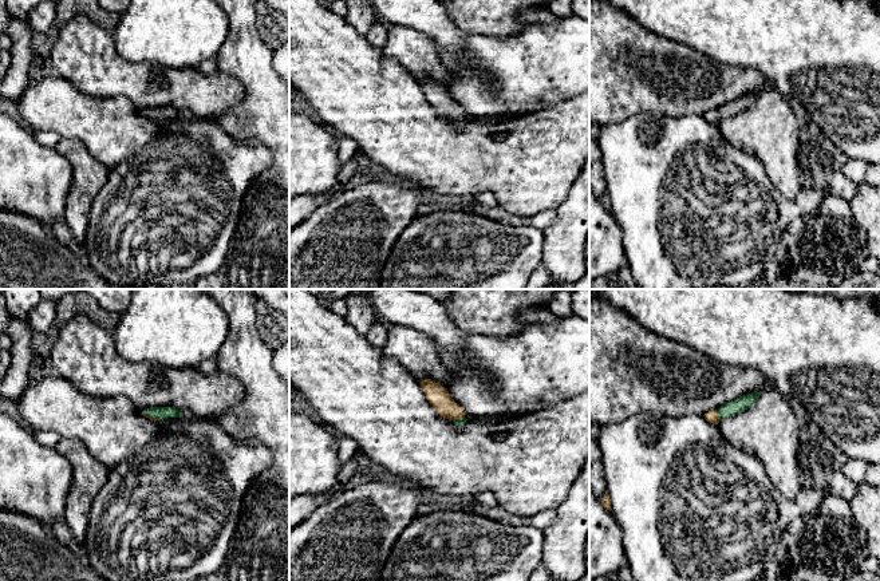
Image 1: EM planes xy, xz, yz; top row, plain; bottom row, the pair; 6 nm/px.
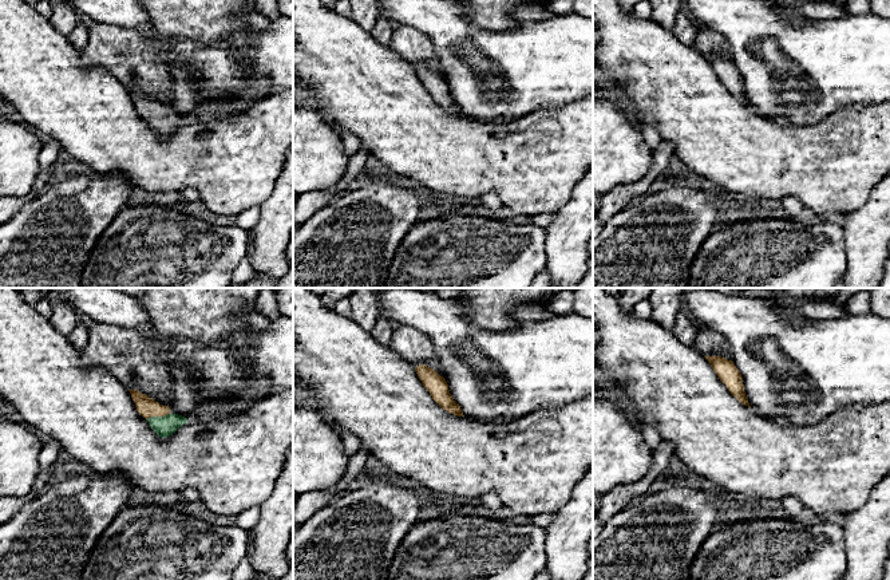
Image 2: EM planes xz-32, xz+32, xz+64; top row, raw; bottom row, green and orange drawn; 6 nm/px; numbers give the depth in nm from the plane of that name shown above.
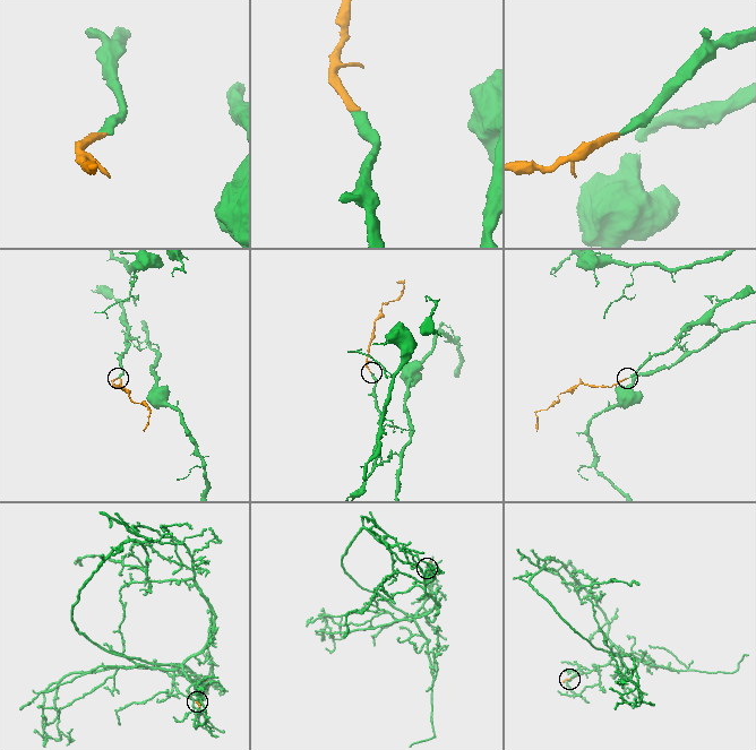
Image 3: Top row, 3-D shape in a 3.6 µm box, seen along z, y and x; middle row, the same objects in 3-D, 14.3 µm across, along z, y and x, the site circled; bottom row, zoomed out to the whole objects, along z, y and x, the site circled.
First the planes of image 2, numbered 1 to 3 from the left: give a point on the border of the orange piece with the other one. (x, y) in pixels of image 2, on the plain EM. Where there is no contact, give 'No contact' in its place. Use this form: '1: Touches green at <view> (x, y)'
1: Touches green at xz-32 (157, 117)
2: No contact
3: No contact

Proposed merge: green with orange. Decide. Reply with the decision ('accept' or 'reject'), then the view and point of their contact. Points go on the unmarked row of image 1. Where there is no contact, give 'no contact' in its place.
accept; contact yz (718, 115)

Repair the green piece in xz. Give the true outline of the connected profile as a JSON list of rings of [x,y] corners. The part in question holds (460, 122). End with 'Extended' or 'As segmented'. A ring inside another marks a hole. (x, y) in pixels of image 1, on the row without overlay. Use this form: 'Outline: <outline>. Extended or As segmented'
Outline: [[[425,79],[419,84],[429,103],[442,118],[453,120],[458,127],[463,126],[467,120],[465,118],[465,111],[454,102],[453,96],[445,87],[430,79]]]. Extended

